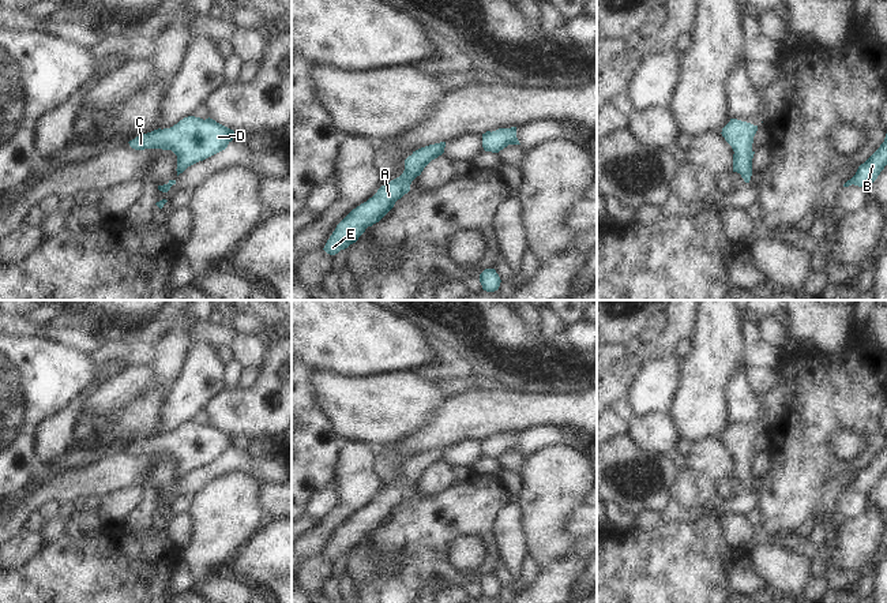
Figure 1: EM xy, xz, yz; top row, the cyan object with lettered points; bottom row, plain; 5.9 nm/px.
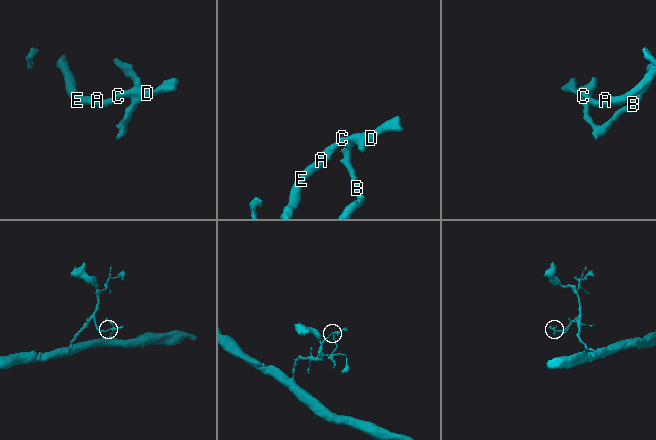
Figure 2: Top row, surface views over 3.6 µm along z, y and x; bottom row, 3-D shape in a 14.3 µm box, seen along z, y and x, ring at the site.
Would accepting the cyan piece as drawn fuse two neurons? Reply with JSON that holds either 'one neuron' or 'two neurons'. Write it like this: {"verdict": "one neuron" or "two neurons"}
{"verdict": "one neuron"}

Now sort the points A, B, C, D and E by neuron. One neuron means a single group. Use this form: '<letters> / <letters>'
A B C D E

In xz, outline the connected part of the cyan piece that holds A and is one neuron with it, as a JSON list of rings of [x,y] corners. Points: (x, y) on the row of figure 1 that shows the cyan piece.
[[[446,142],[429,145],[413,151],[405,160],[403,173],[382,186],[367,202],[353,209],[335,228],[324,246],[330,255],[338,254],[356,243],[368,226],[379,222],[410,191],[411,181],[421,175],[424,168],[444,153]]]

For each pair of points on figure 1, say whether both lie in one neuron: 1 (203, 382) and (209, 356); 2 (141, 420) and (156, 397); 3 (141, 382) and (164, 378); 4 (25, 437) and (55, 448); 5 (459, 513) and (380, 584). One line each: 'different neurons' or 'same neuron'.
1: same neuron
2: same neuron
3: different neurons
4: different neurons
5: same neuron

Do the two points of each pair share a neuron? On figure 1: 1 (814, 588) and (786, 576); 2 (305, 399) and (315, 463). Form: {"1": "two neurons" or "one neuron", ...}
{"1": "two neurons", "2": "one neuron"}

